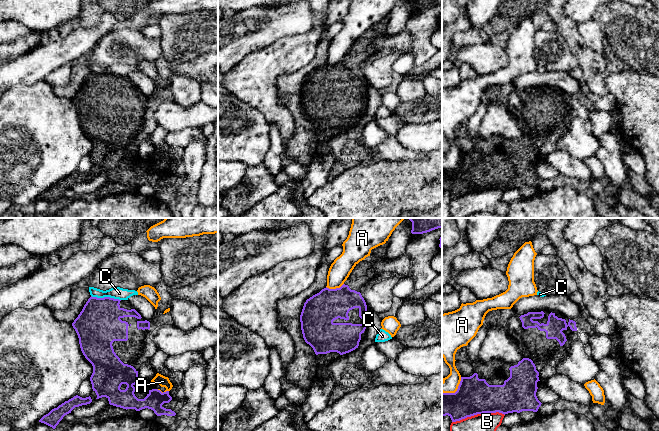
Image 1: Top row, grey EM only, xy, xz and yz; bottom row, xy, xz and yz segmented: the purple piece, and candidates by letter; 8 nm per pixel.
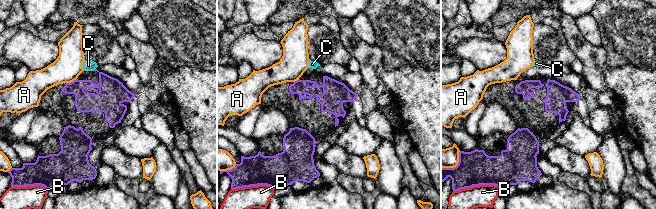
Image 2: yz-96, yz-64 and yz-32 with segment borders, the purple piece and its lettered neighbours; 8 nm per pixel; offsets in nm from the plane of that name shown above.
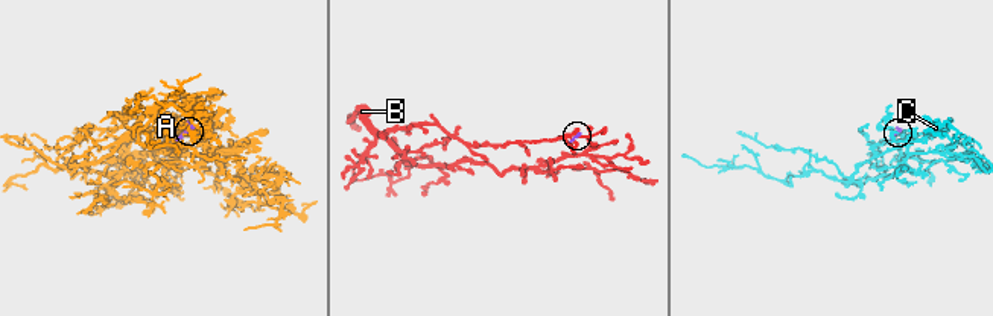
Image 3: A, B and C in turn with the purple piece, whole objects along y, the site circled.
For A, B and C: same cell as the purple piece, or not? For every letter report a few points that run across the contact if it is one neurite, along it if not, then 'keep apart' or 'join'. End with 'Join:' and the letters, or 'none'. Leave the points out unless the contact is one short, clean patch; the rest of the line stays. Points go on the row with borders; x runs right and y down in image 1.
A: keep apart
B: keep apart
C: xy (91, 295), (113, 297), (120, 300) | keep apart
Join: none

